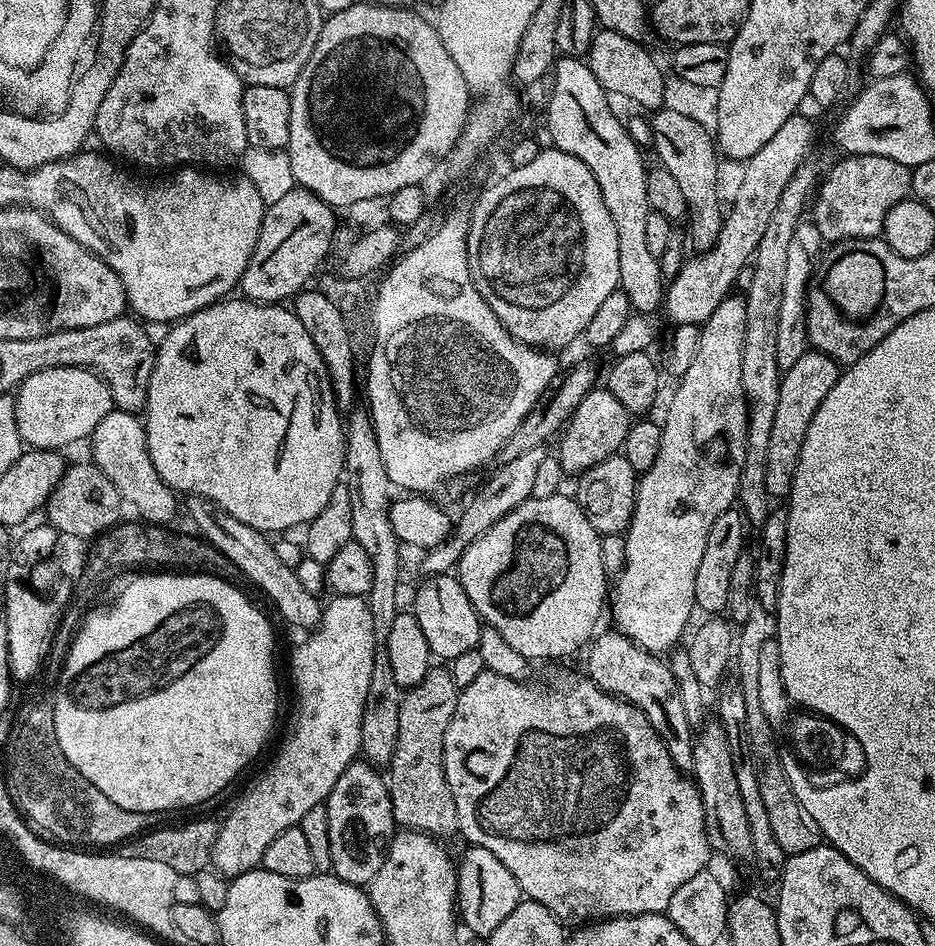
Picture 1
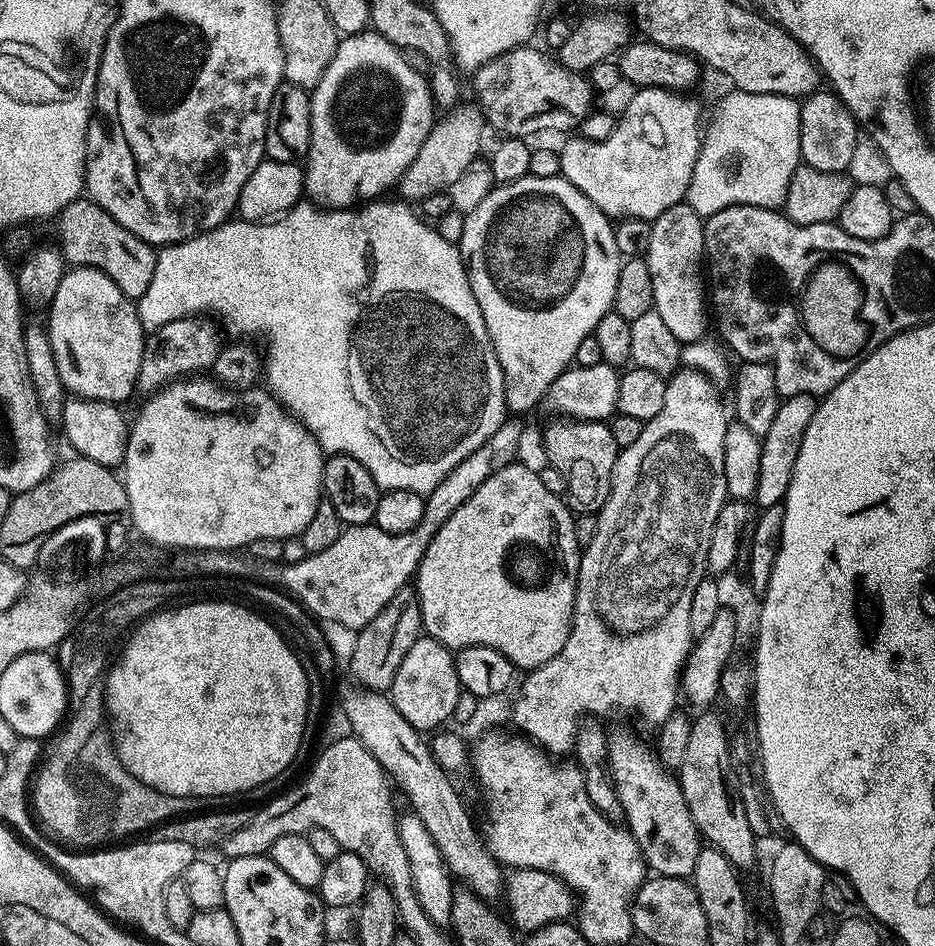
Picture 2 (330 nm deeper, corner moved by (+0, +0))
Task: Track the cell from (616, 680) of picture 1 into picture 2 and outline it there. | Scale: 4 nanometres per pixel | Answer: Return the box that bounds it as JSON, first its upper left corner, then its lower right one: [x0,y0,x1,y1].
[607,732,702,877]

